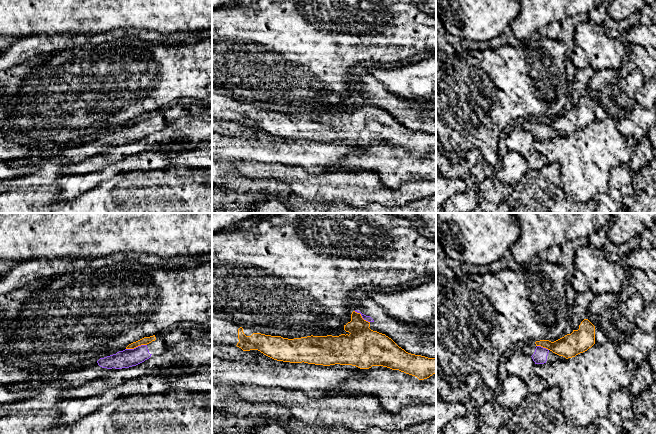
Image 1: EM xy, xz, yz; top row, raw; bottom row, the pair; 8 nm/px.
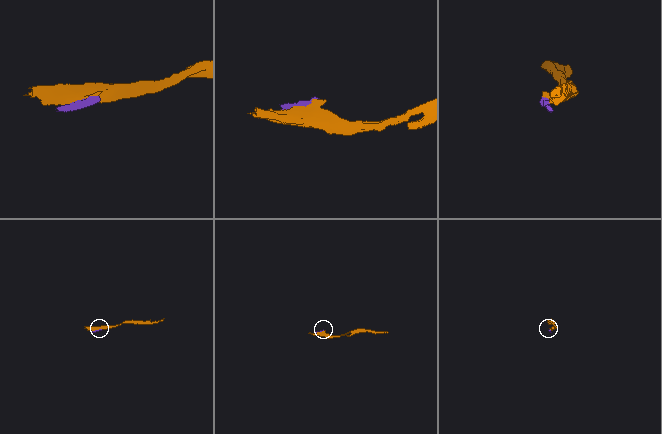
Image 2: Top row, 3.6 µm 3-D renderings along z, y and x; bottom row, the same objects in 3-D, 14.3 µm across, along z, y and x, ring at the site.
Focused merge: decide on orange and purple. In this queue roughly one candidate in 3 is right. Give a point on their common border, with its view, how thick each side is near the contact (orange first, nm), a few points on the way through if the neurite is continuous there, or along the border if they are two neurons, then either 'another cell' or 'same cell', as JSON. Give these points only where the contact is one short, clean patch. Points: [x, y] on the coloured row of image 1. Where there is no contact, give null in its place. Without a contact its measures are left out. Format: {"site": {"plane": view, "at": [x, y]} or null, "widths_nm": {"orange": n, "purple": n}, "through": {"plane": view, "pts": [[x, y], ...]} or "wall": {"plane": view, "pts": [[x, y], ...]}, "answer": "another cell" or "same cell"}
{"site": {"plane": "xy", "at": [136, 346]}, "widths_nm": {"orange": 60, "purple": 150}, "wall": {"plane": "xy", "pts": [[146, 344], [126, 349]]}, "answer": "another cell"}

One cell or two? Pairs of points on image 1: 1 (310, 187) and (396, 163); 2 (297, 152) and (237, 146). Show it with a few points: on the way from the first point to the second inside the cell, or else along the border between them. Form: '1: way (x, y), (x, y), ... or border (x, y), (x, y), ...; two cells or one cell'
1: border (344, 171), (373, 171), (379, 175); two cells
2: way (282, 152), (269, 148), (252, 148); one cell

